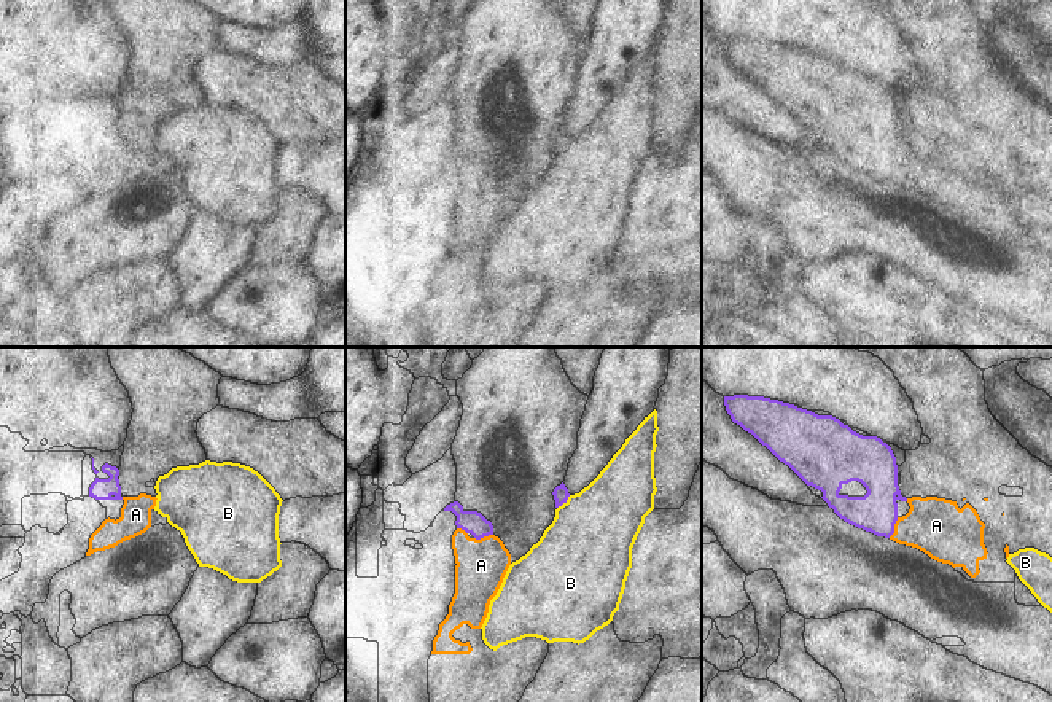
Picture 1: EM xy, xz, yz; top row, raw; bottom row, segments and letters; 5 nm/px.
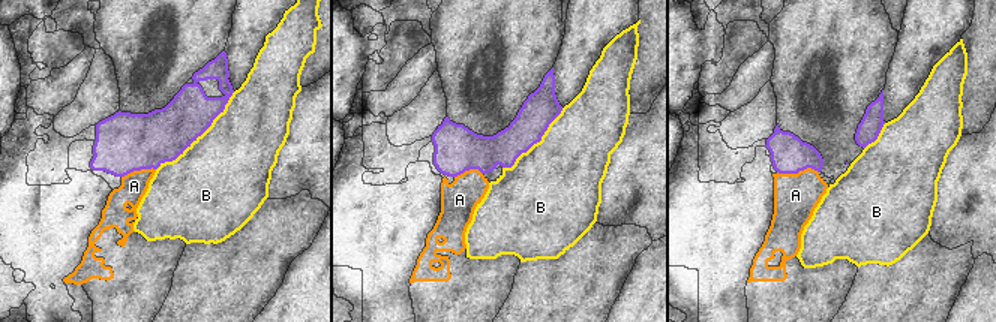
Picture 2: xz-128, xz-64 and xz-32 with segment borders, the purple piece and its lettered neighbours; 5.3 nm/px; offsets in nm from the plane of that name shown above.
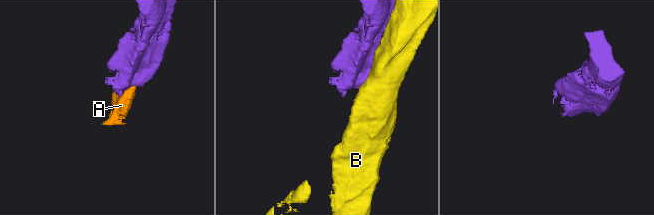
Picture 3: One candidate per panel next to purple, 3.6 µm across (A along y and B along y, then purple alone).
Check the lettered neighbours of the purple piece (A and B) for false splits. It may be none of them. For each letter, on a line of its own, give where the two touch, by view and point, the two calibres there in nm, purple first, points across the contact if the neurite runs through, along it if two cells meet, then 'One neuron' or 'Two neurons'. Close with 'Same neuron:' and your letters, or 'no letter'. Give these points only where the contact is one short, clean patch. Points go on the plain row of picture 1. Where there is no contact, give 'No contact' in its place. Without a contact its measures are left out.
A: Touches purple at yz (893, 171). Thickness 200 nm (purple) against 280 nm. Path across: yz (877, 155), (893, 171), (936, 169). One neuron
B: Touches purple at xz (564, 145). Thickness 80 nm (purple) against 440 nm. Two neurons
Same neuron: A.

